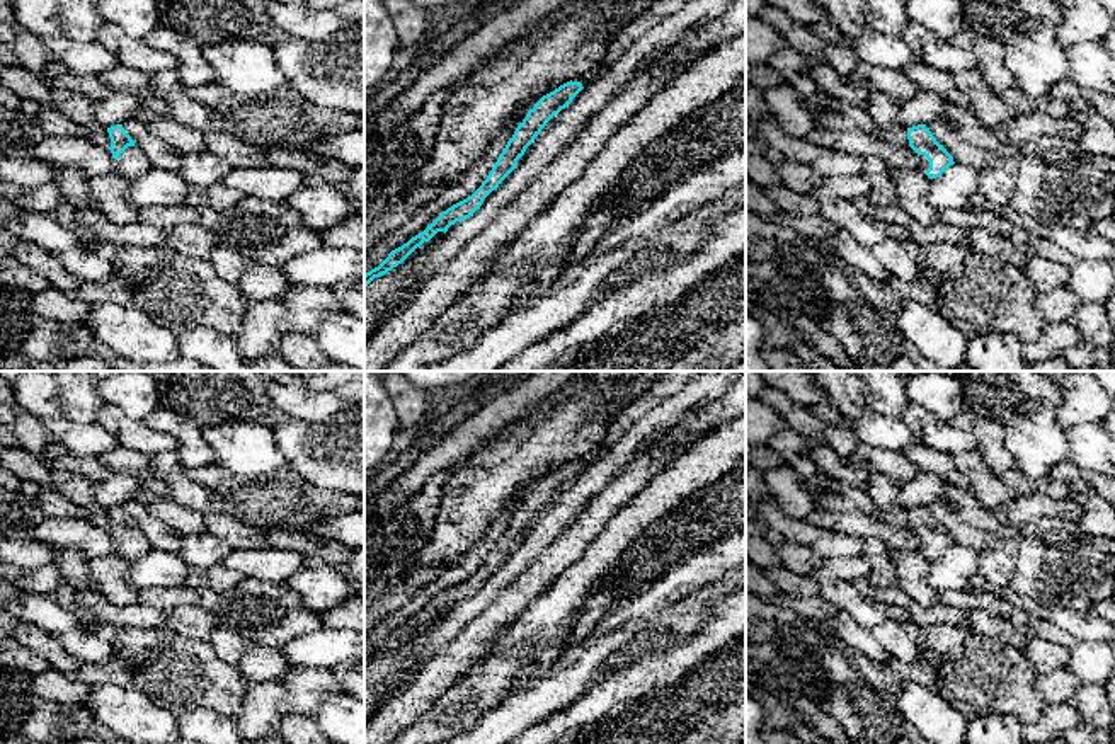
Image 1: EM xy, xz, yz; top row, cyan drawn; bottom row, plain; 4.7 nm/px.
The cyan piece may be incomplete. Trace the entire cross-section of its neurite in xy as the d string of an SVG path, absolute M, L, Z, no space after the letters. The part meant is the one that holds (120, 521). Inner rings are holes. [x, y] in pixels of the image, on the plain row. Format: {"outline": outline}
{"outline": "M123 506L107 509L111 519L111 535L117 541L117 553L123 553L134 562L152 552L148 538L134 526Z"}

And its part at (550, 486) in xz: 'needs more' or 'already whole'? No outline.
needs more

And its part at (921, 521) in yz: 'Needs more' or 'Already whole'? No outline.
Needs more

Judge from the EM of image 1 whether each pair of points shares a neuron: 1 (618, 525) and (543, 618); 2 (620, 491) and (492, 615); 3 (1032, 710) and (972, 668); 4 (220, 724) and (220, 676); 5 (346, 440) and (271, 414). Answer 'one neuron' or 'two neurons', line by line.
1: one neuron
2: one neuron
3: one neuron
4: two neurons
5: two neurons

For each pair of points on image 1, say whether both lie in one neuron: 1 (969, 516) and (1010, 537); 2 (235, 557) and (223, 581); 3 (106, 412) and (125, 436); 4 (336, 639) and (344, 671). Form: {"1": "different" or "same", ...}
{"1": "same", "2": "different", "3": "same", "4": "different"}

